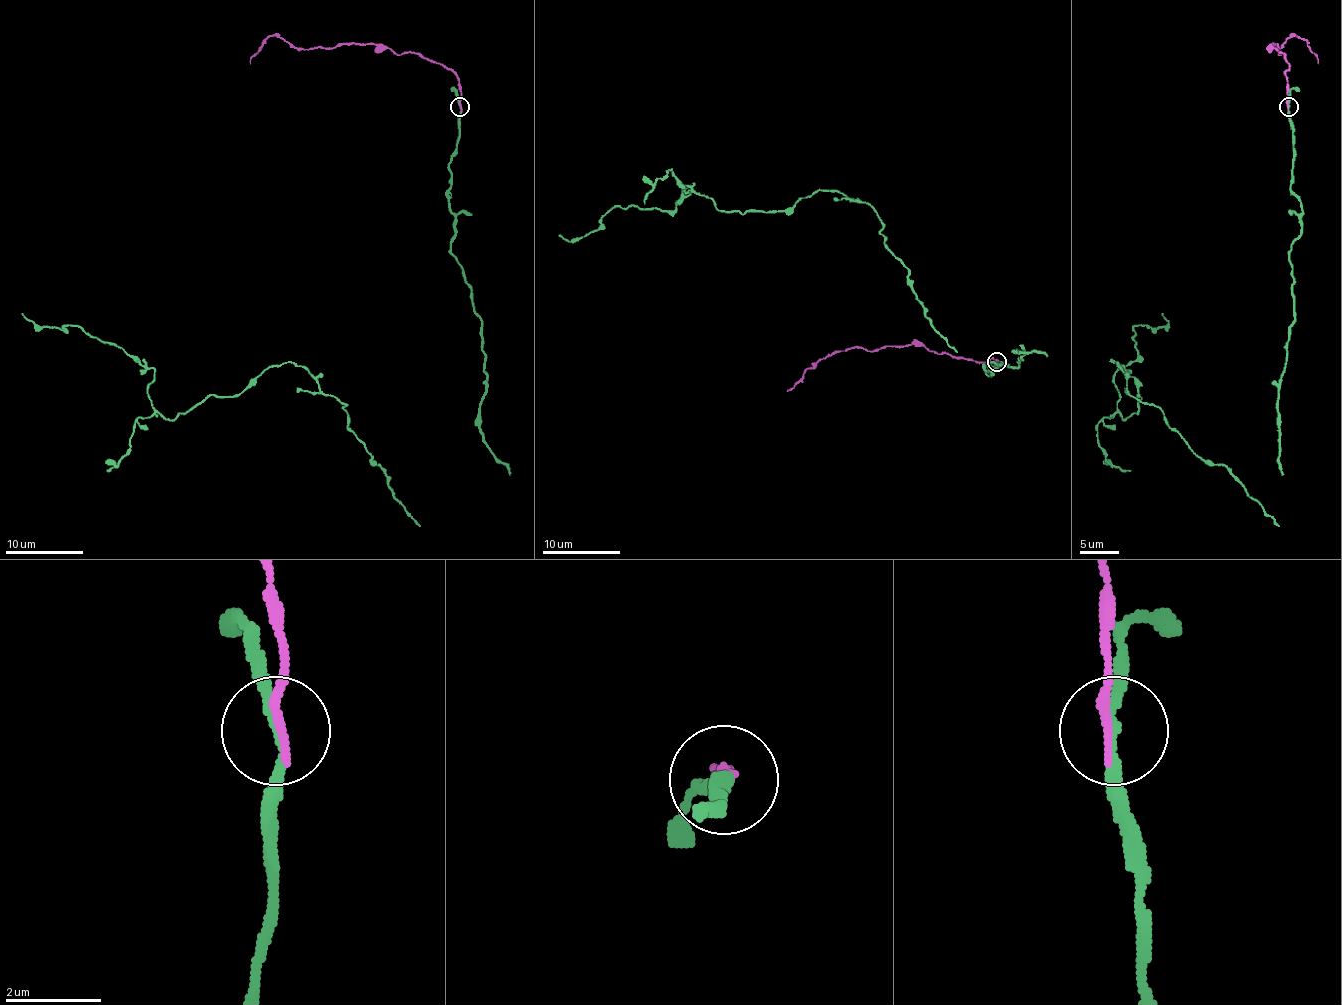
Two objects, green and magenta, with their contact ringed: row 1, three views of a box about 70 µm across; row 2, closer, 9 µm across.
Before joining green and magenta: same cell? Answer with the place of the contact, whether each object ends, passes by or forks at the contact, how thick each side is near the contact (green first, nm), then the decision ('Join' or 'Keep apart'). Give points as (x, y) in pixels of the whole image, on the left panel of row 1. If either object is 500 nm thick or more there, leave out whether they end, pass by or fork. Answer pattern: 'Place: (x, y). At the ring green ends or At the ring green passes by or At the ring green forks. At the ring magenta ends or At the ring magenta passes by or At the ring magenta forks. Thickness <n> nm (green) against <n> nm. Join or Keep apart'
Place: (460, 106). At the ring green passes by. At the ring magenta ends. Thickness 190 nm (green) against 220 nm. Keep apart

